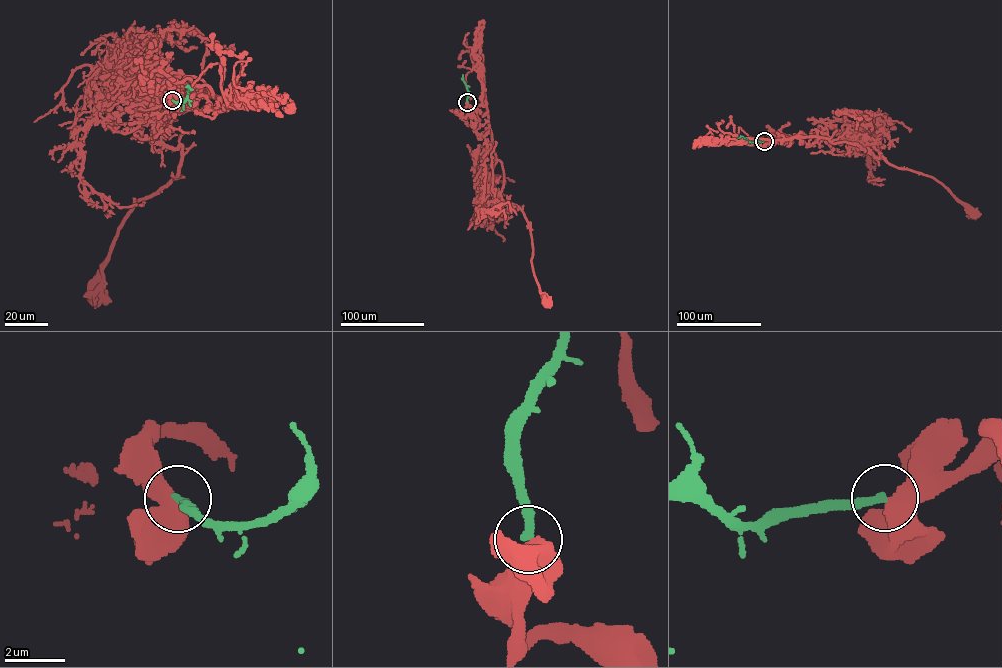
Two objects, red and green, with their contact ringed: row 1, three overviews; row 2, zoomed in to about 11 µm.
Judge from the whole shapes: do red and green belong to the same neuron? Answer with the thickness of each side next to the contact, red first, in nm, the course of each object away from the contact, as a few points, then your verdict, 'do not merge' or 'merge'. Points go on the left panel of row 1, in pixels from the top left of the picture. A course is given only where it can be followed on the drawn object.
480 nm thick on the red side, 280 nm on the other; red runs (172, 100), (213, 95), (153, 124), (152, 143), (180, 148), (178, 174), (122, 221), (96, 294); green runs (172, 100), (185, 102), (188, 85), (192, 89); do not merge

